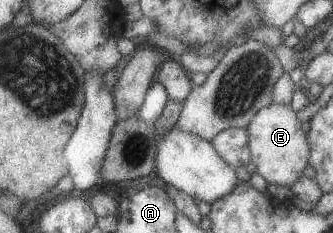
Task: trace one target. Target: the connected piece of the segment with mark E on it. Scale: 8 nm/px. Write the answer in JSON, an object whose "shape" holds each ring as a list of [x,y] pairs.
{"shape":[[[270,103],[260,108],[247,124],[248,148],[250,161],[258,173],[267,183],[290,186],[294,180],[302,175],[303,168],[308,165],[309,146],[307,135],[300,127],[301,122],[296,119],[290,105]]]}

